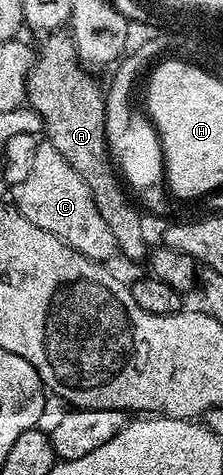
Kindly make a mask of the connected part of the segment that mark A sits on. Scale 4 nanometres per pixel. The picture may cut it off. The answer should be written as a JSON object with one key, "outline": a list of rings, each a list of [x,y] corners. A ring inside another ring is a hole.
{"outline":[[[55,30],[43,40],[46,41],[39,48],[36,48],[34,66],[26,75],[26,100],[29,107],[32,112],[32,107],[34,107],[35,114],[42,119],[42,124],[46,127],[45,139],[52,146],[56,146],[56,150],[60,150],[60,154],[64,154],[64,158],[70,163],[72,170],[76,170],[76,174],[80,174],[80,178],[84,178],[104,222],[108,222],[108,226],[112,230],[115,249],[119,253],[123,252],[130,260],[145,261],[148,256],[148,247],[146,248],[146,232],[142,229],[142,216],[130,205],[130,200],[126,197],[126,194],[128,195],[127,189],[116,171],[116,165],[111,159],[109,146],[106,142],[106,97],[103,85],[98,85],[85,72],[87,69],[79,57],[78,48],[74,45],[74,40],[70,34],[62,30]]]}

